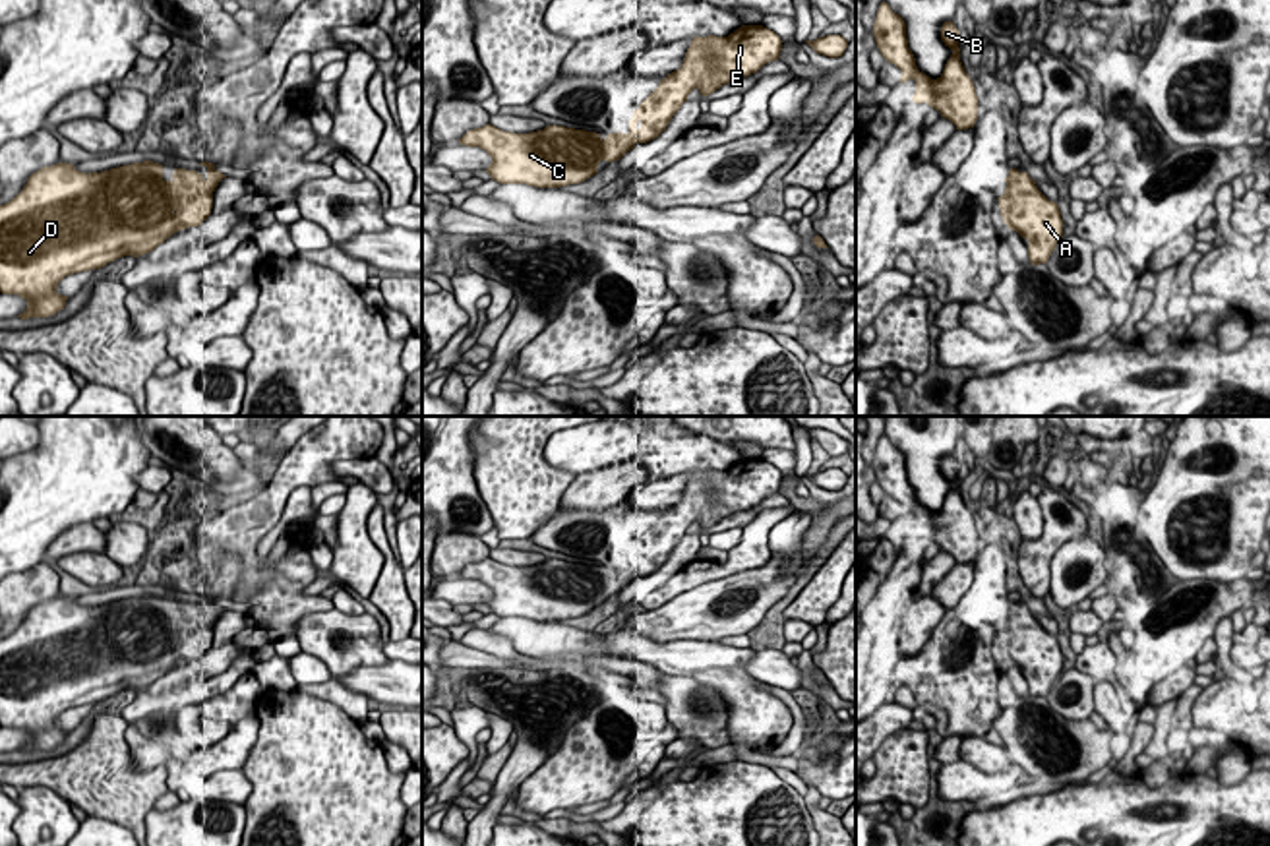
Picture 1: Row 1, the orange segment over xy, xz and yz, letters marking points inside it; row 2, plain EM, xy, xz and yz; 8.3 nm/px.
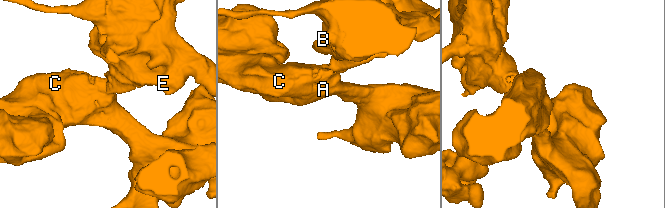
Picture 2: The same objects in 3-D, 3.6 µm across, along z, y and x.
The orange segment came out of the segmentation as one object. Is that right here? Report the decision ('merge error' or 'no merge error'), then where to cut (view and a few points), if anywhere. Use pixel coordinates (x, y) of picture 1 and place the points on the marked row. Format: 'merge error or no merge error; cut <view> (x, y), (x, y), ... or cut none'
no merge error; cut none

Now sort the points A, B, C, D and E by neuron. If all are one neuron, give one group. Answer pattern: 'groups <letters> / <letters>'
groups A B C D E

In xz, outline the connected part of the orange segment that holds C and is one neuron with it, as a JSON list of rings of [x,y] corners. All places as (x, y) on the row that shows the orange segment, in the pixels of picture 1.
[[[741,25],[728,37],[693,37],[683,64],[633,110],[629,132],[608,134],[565,126],[513,134],[492,124],[469,130],[459,143],[492,157],[486,172],[499,184],[561,188],[594,176],[600,161],[620,161],[637,143],[658,137],[697,87],[703,97],[736,77],[747,77],[778,60],[780,37],[763,25]]]

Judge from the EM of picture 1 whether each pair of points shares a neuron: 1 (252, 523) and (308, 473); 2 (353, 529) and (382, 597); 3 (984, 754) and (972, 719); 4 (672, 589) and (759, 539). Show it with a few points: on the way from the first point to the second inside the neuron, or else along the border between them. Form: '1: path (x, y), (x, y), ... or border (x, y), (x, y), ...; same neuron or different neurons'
1: path (268, 508), (293, 477); same neuron
2: border (368, 537), (384, 558), (384, 568), (370, 597); different neurons
3: border (965, 736), (984, 738); different neurons
4: path (694, 574), (725, 570), (738, 560); same neuron

